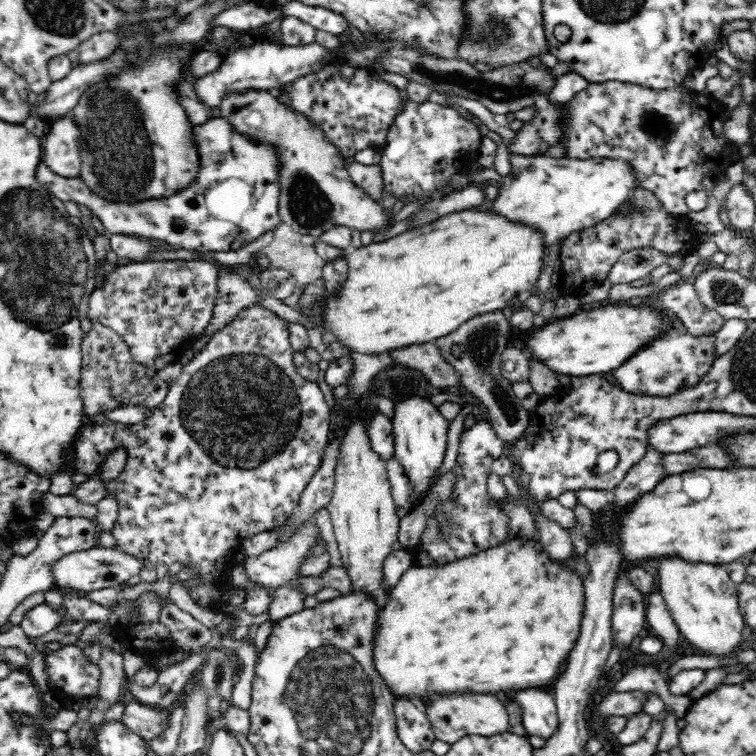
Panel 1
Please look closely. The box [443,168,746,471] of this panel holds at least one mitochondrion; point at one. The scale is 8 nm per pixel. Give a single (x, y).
(723, 291)

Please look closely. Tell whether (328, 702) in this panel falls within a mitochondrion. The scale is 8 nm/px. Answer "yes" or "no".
yes

